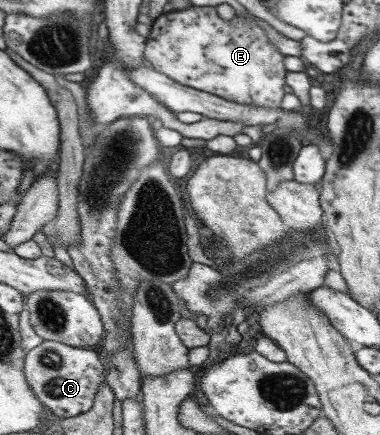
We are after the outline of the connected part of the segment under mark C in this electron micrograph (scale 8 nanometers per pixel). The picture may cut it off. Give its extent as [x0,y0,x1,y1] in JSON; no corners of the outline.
[26,340,104,419]

